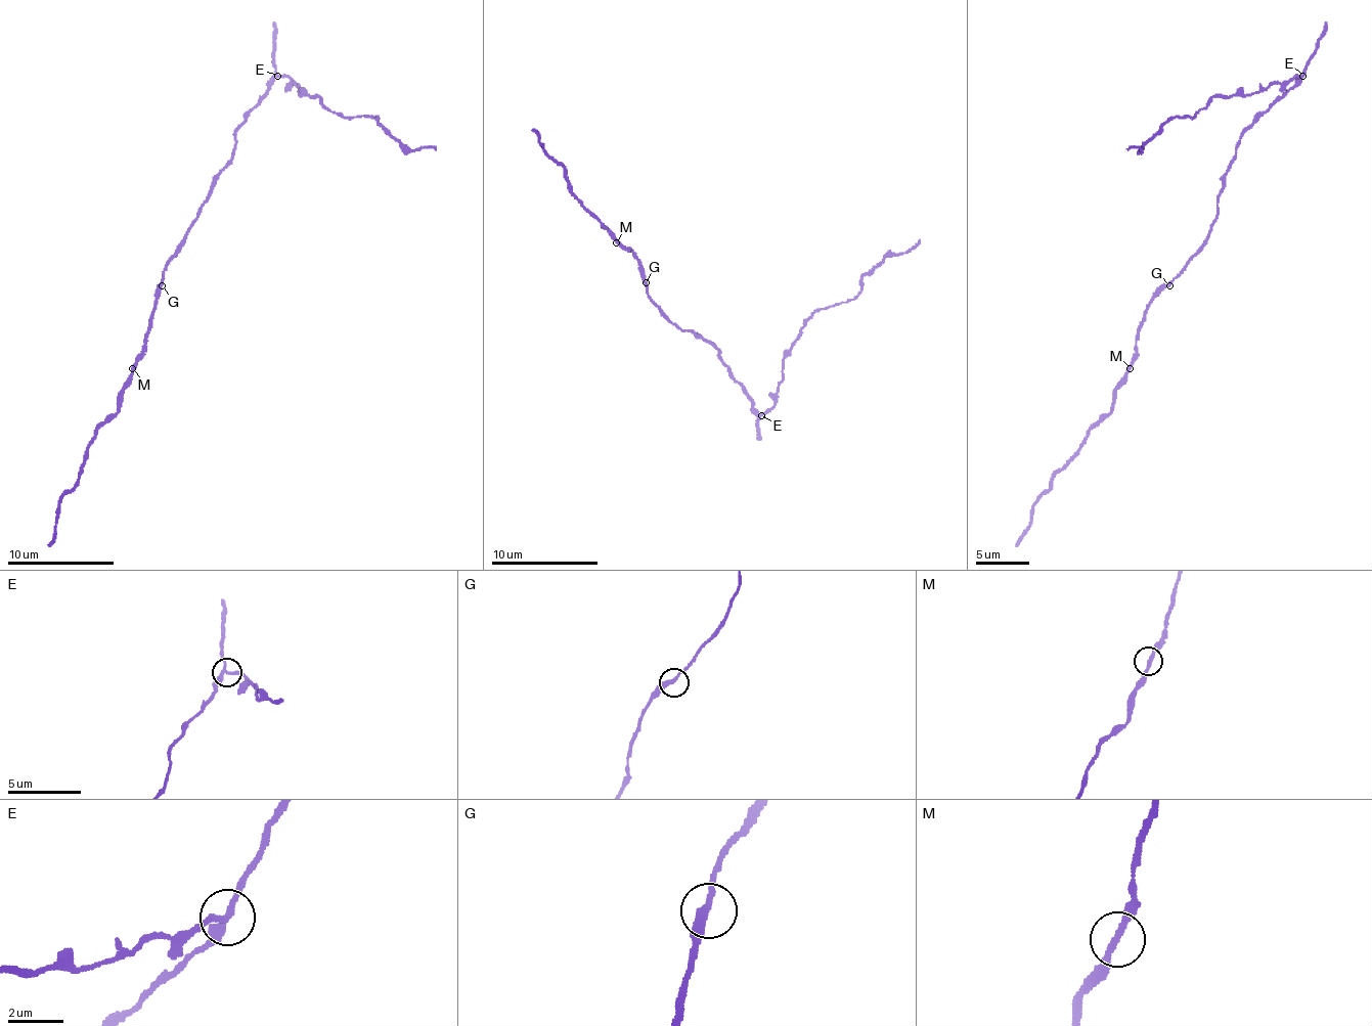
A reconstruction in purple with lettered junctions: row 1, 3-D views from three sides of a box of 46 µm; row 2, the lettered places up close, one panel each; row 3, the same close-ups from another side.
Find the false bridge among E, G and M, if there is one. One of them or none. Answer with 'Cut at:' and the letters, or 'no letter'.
Cut at: E

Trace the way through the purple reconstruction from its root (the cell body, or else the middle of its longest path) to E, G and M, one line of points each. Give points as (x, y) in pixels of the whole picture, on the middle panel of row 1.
E: (691, 330), (720, 352), (720, 360), (760, 415)
G: (691, 330), (682, 330), (664, 314), (651, 299), (646, 282)
M: (691, 330), (682, 330), (664, 314), (648, 294), (643, 267), (627, 248), (616, 242)

